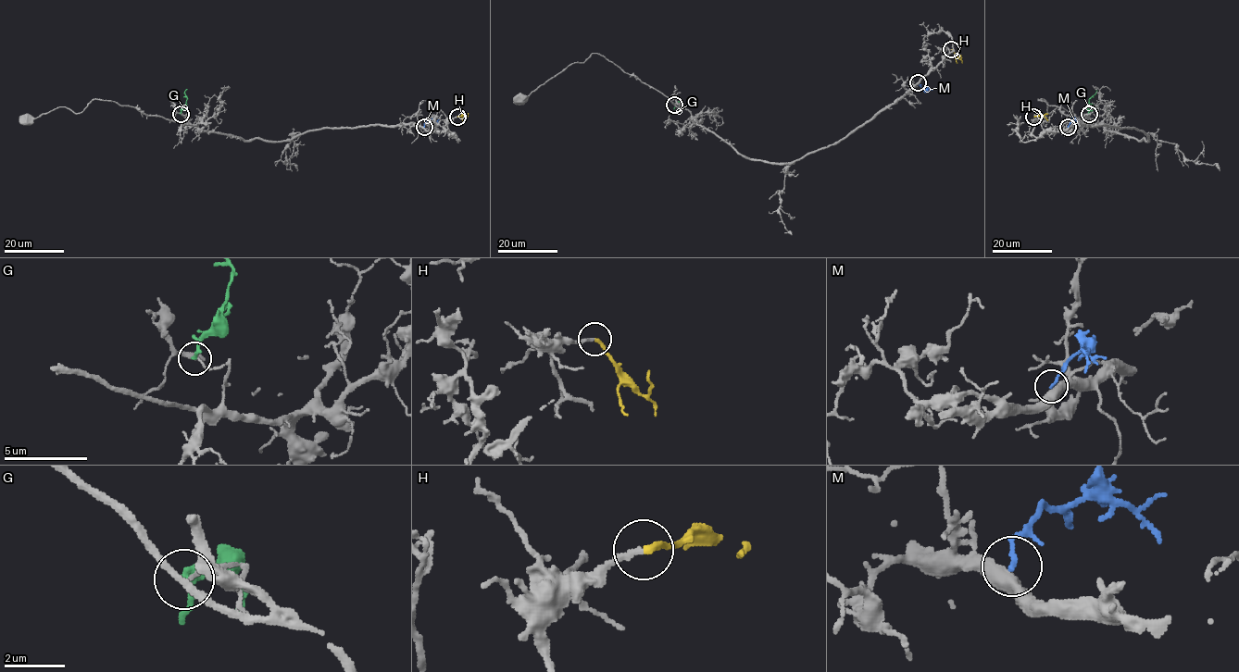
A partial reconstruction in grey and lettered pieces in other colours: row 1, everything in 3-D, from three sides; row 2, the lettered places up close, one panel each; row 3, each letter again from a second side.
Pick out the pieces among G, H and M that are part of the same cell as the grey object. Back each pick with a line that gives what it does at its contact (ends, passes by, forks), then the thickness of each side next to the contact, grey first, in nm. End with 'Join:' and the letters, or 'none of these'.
H: It ends there. Thickness 180 nm (grey) against 200 nm
Join: H

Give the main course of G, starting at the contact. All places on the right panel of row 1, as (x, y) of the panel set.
G: (1089, 113), (1089, 99), (1095, 89)

